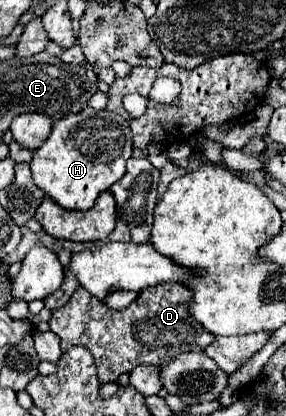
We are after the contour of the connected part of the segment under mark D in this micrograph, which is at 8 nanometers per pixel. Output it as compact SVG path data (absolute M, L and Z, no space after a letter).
M160 283L142 289L134 303L116 311L92 297L84 287L78 287L66 305L52 311L48 323L62 339L62 351L72 345L88 347L98 367L98 381L116 383L120 373L130 373L140 363L162 367L180 353L204 351L216 339L192 319L190 301L192 289L180 283Z

